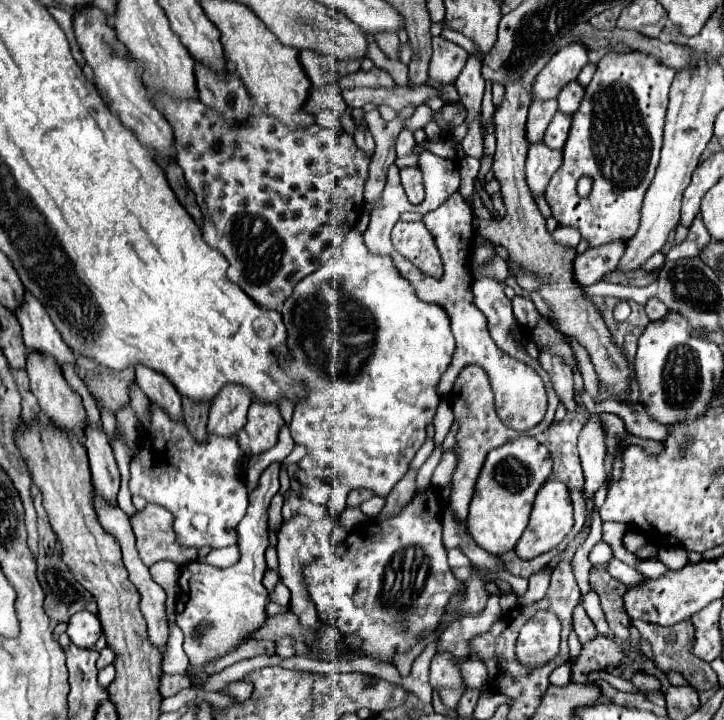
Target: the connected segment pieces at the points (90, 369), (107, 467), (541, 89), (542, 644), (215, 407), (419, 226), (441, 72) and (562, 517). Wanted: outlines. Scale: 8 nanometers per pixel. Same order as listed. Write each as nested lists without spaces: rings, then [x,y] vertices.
[[[78,356],[76,366],[78,366],[78,376],[86,382],[98,408],[116,414],[118,410],[130,404],[130,386],[134,382],[132,368],[124,372],[110,372],[108,368],[102,368],[84,356]]]
[[[88,426],[84,432],[84,446],[88,452],[96,494],[100,494],[108,504],[116,504],[116,494],[120,490],[120,472],[106,434]]]
[[[582,44],[564,46],[560,52],[552,56],[552,60],[540,70],[540,74],[532,82],[532,100],[556,98],[558,92],[568,82],[572,82],[586,64],[588,56]]]
[[[538,612],[530,618],[518,636],[518,662],[534,670],[554,660],[560,646],[560,628],[560,620],[552,612]]]
[[[228,384],[216,396],[210,406],[208,416],[208,434],[216,436],[236,436],[246,424],[246,412],[250,406],[250,394],[236,384]]]
[[[396,222],[392,230],[392,244],[396,252],[416,264],[428,276],[442,276],[442,260],[436,240],[432,240],[432,232],[424,228],[424,222]]]
[[[434,36],[428,78],[438,84],[454,84],[466,64],[466,58],[468,54],[464,48],[442,36]]]
[[[548,480],[536,494],[534,508],[530,514],[530,524],[516,544],[516,554],[524,560],[536,558],[536,556],[556,548],[566,538],[566,534],[572,530],[572,526],[574,526],[574,508],[572,508],[568,488],[556,480]]]

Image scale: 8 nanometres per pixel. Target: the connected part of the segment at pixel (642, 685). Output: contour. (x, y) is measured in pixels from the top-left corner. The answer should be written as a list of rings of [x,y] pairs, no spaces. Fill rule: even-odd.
[[[636,672],[630,680],[634,684],[634,688],[638,688],[644,696],[650,696],[650,694],[662,694],[660,690],[660,680],[652,674],[644,674],[644,672]]]

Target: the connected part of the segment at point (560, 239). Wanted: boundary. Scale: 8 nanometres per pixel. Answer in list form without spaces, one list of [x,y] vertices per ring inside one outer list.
[[[564,226],[564,228],[556,228],[556,232],[552,234],[552,238],[554,238],[558,244],[564,244],[566,248],[576,248],[578,242],[580,242],[580,232],[578,232],[576,228]]]

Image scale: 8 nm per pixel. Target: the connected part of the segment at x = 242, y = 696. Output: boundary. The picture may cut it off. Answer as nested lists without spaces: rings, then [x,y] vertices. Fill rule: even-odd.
[[[237,680],[228,683],[222,690],[227,690],[228,694],[232,694],[240,700],[246,700],[253,691],[253,685],[244,680]]]

